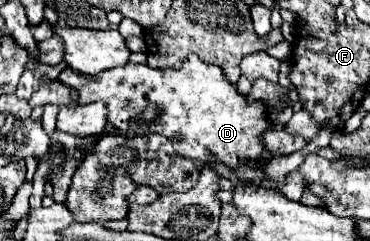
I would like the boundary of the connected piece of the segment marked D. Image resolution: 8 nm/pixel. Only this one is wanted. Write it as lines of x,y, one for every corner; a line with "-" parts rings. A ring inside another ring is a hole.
194,53
186,57
180,69
152,69
148,65
126,63
118,69
106,69
98,73
98,77
82,77
82,73
74,73
74,69
64,69
58,75
58,81
78,91
80,105
102,101
108,107
108,121
122,133
128,133
130,121
138,117
148,103
154,103
162,111
158,121
150,127
136,125
132,133
160,133
172,141
174,151
180,157
202,159
202,149
210,149
226,167
230,167
232,161
242,165
246,157
262,157
262,153
266,153
262,141
262,135
270,129
266,105
262,105
262,101
246,101
246,95
238,93
236,85
226,81
226,75
218,65
208,65

